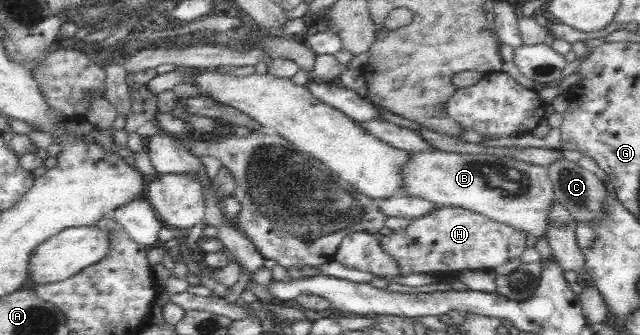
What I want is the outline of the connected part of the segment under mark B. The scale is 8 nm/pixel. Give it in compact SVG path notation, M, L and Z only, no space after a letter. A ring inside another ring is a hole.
M441 150L428 151L428 152L417 152L410 153L410 160L404 167L404 180L405 180L405 195L408 196L419 196L420 198L427 199L431 203L434 203L440 207L460 207L461 209L472 211L484 215L485 217L496 221L497 223L505 224L506 226L512 227L517 231L523 232L525 237L533 237L533 239L539 241L540 239L548 239L546 235L548 230L548 215L551 206L555 203L553 183L548 176L548 169L545 167L539 167L537 165L531 165L522 161L514 160L513 158L501 158L501 156L491 154L462 154L462 153L451 153Z

